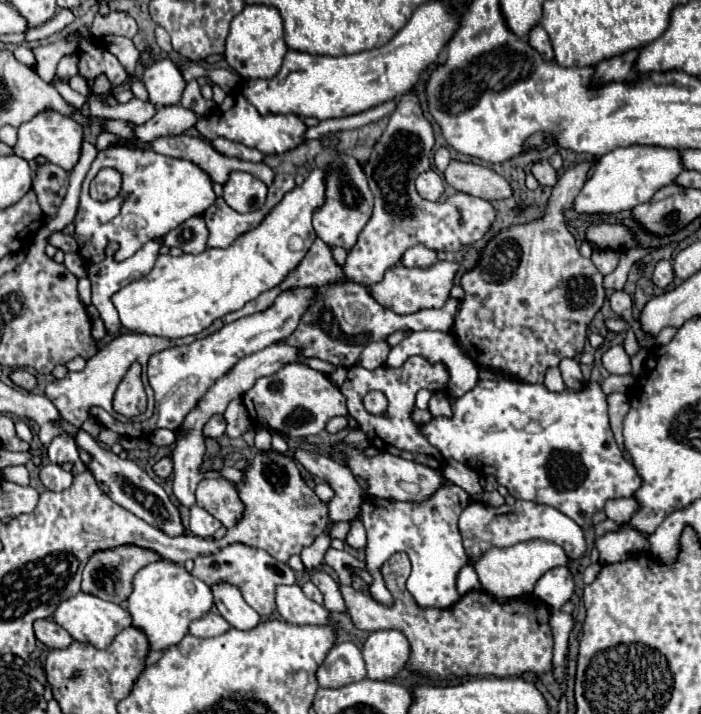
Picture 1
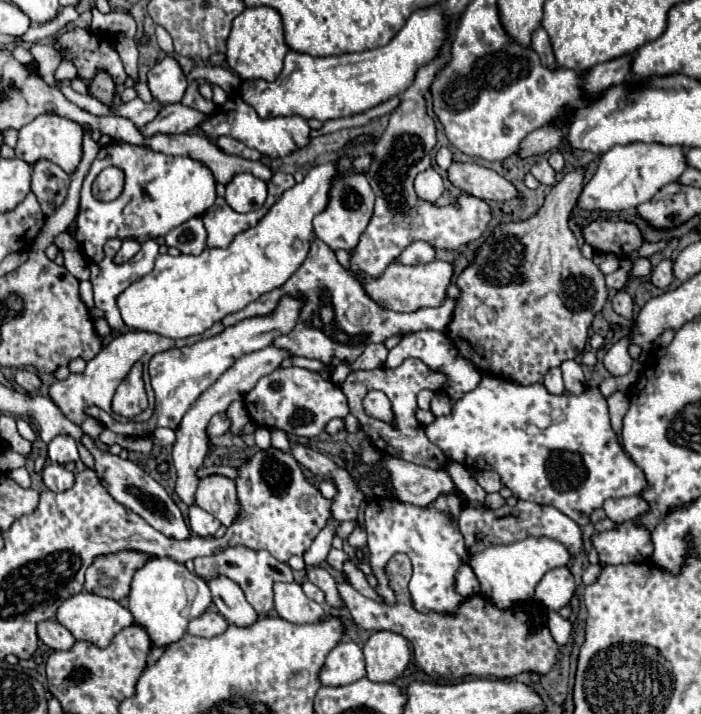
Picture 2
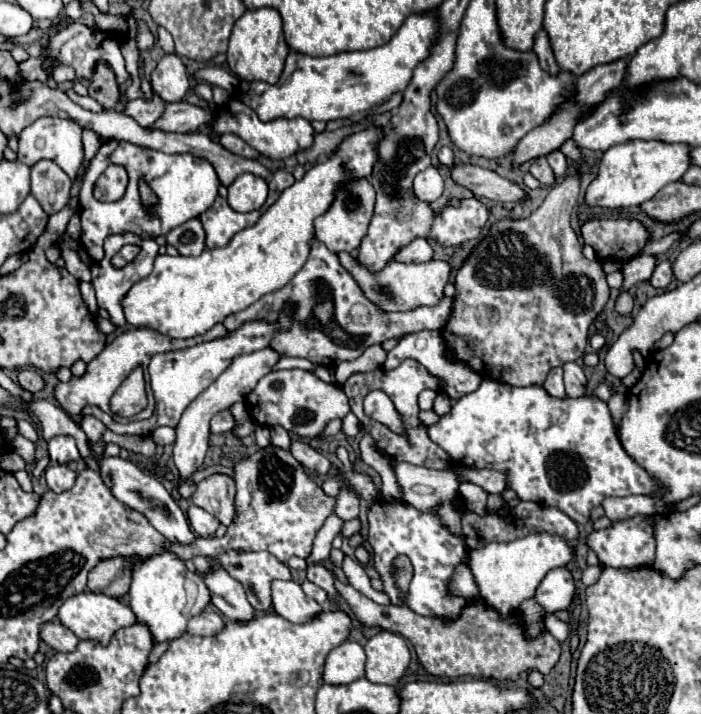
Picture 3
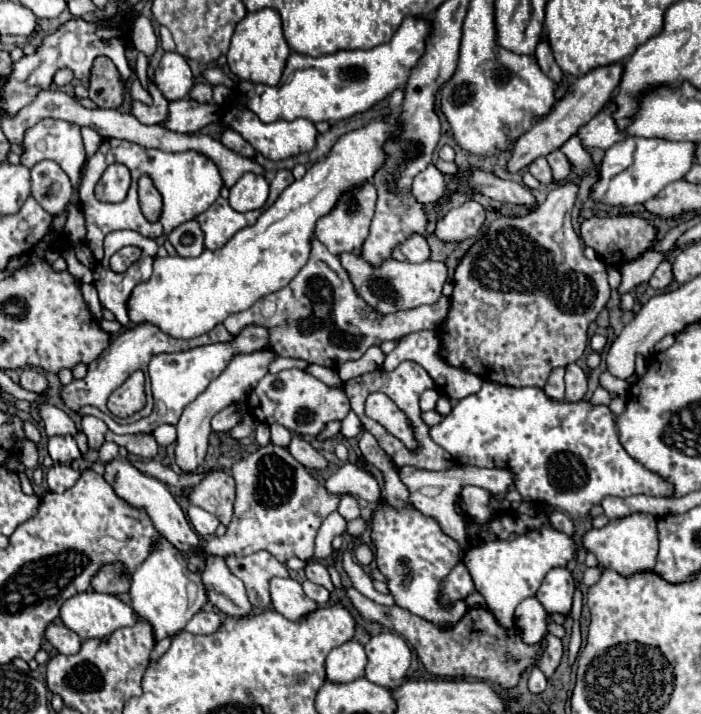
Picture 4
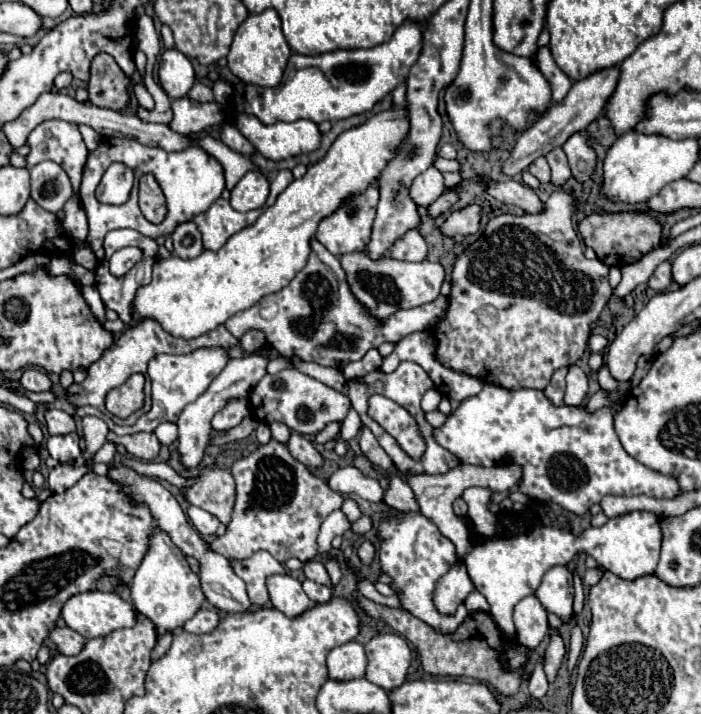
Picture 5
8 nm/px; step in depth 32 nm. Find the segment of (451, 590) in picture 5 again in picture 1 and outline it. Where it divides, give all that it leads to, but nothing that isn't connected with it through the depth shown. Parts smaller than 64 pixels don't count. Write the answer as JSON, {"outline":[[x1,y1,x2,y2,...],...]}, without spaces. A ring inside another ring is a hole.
{"outline":[[466,564,460,572,458,572,458,582,456,582,456,588,458,592,464,596,472,590,478,590,480,588,480,582,478,582,478,576,474,572,474,568,470,564]]}

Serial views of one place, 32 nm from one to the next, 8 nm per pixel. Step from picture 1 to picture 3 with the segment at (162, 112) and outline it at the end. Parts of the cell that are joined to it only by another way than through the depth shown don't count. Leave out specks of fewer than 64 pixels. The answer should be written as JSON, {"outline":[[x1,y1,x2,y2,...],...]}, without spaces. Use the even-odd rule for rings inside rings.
{"outline":[[186,100,166,104,164,116,152,124,152,128,164,128,166,132,196,132,200,126,206,126,214,120,212,108,202,108]]}

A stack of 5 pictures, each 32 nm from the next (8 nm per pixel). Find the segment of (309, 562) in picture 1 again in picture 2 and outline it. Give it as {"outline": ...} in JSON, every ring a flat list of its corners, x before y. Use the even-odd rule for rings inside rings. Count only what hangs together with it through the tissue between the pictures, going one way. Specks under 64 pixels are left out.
{"outline":[[330,518,326,522,326,526,320,530,320,534,314,538,310,550,304,554,304,562,306,566,318,566,320,562,326,560,330,548,332,548,332,538,336,536,336,530,338,530,340,522,336,518]]}

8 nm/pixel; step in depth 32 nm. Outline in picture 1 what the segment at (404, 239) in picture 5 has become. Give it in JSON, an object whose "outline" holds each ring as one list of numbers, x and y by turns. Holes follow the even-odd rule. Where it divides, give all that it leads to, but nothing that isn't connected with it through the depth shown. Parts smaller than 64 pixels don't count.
{"outline":[[416,244,412,248,408,248,402,256,402,264,404,266,420,266,420,268,426,268,428,264,434,264,436,262,436,252,426,248,424,244]]}

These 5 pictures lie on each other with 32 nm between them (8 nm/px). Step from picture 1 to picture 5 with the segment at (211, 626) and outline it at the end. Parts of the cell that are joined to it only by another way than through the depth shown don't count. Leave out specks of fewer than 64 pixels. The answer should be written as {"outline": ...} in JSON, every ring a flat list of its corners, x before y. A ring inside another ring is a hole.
{"outline":[[200,608,194,618,190,618,182,628,186,632,194,632,194,634,206,634,206,632,212,632,218,624,220,616,216,610,208,610,208,608]]}

